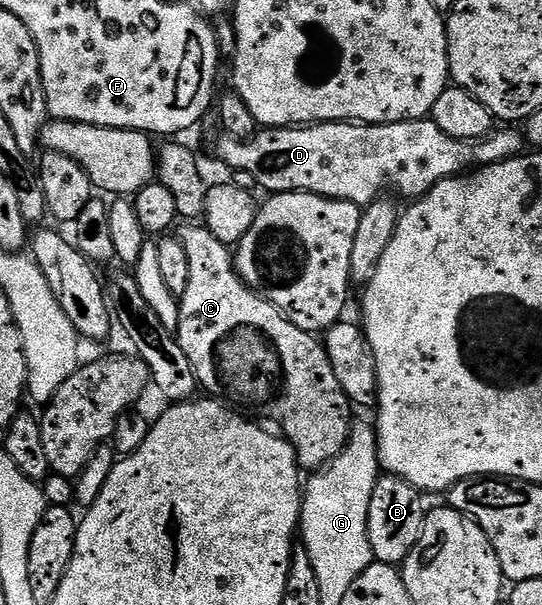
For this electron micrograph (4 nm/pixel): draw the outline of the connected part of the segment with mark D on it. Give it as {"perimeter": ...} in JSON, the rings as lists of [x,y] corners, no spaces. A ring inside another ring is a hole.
{"perimeter":[[[430,117],[378,125],[344,121],[269,127],[256,130],[250,139],[235,139],[228,134],[222,138],[215,147],[220,161],[232,172],[248,172],[257,188],[265,189],[267,193],[304,191],[326,199],[349,201],[361,209],[380,198],[384,194],[383,187],[391,182],[399,183],[399,191],[407,201],[414,201],[426,195],[442,179],[458,176],[476,164],[513,159],[525,147],[520,132],[518,135],[515,131],[499,129],[492,130],[490,135],[476,143],[454,139]]]}

